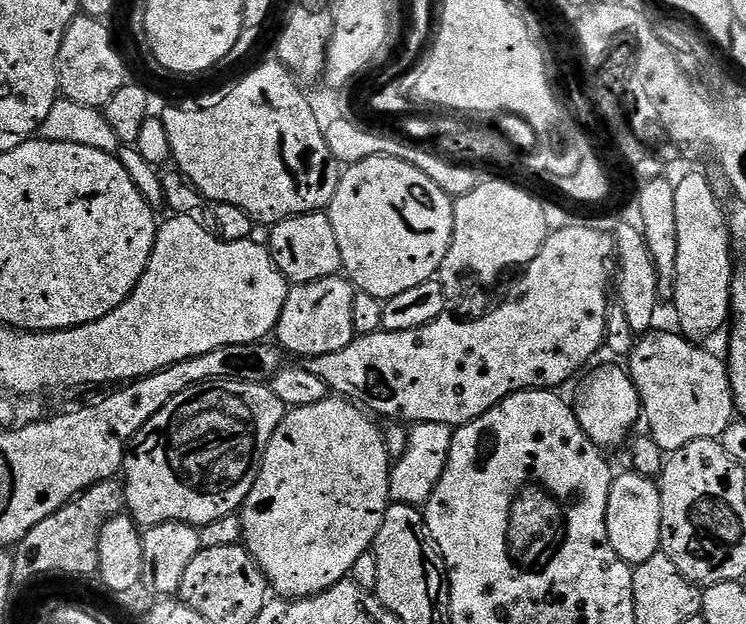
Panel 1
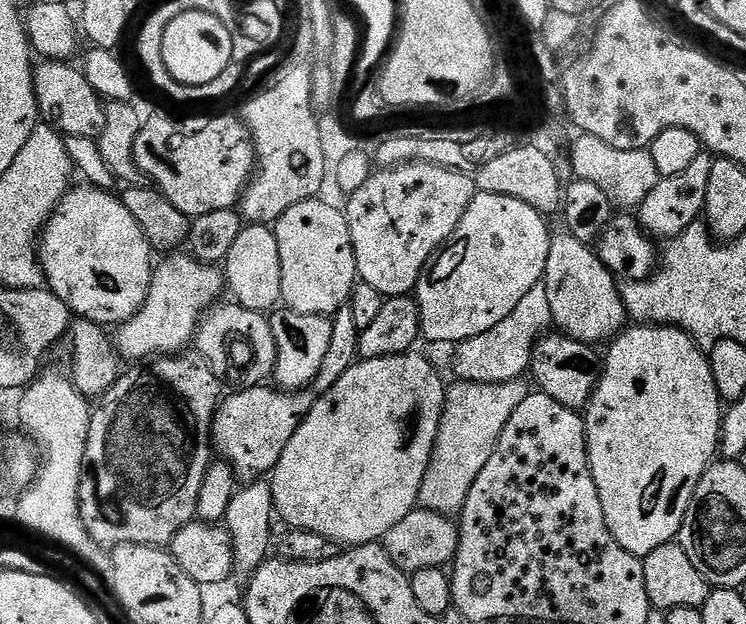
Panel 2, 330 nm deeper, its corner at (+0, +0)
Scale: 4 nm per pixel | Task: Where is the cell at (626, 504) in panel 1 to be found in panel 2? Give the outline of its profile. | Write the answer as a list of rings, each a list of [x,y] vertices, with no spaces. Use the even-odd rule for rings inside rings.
[[[671,324],[628,326],[607,345],[607,348],[608,357],[606,355],[603,357],[600,381],[596,383],[596,389],[588,400],[588,406],[582,412],[584,433],[588,439],[588,465],[592,471],[594,486],[598,486],[598,498],[602,502],[602,514],[606,518],[606,526],[610,530],[610,534],[630,554],[643,558],[654,550],[658,550],[658,546],[666,546],[679,537],[680,527],[686,518],[686,510],[694,498],[694,490],[704,471],[718,456],[722,401],[718,386],[714,382],[711,359],[701,351],[696,341],[683,328],[673,328]]]

